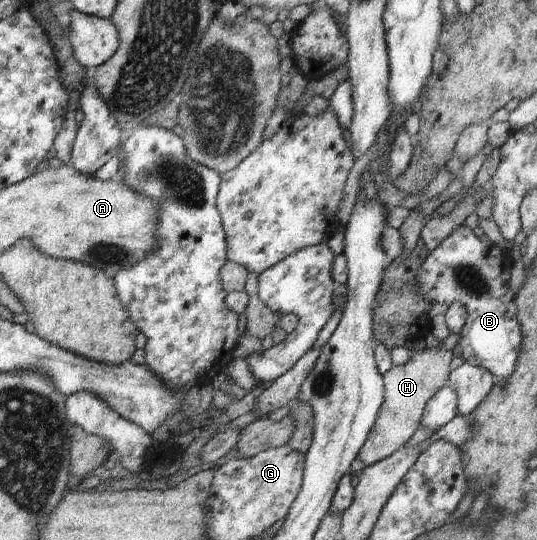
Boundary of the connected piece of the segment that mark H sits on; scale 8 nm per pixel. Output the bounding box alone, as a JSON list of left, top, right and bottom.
[357,345,454,466]

